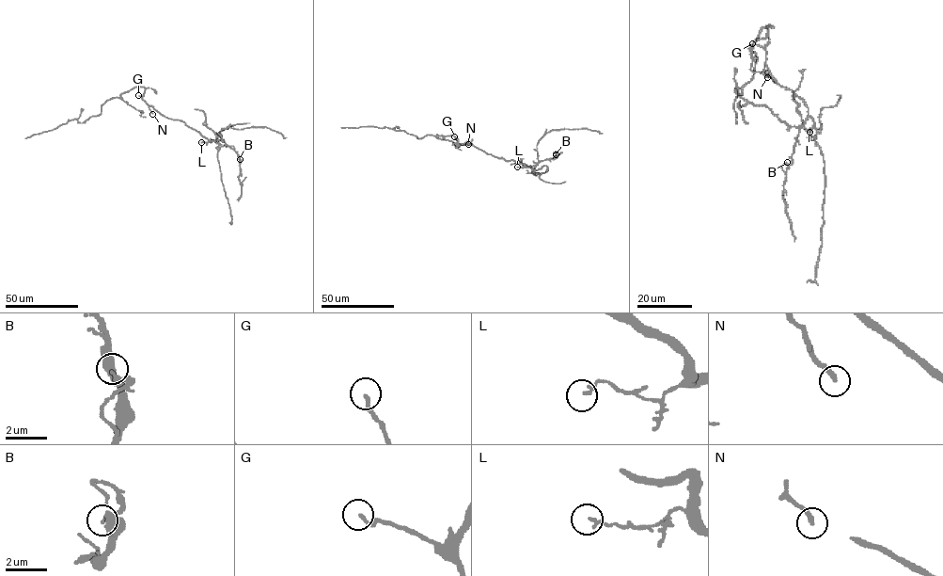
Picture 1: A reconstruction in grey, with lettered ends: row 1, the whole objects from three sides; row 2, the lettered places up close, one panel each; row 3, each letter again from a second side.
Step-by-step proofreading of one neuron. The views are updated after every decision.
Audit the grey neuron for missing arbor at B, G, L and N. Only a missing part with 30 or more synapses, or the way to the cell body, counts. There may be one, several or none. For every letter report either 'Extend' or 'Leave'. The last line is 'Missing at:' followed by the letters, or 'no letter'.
B: Leave
G: Leave
L: Leave
N: Extend
Missing at: N

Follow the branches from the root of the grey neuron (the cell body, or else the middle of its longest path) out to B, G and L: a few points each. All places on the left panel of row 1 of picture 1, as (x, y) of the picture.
B: (160, 113), (182, 120), (209, 141), (214, 141), (219, 135), (238, 154), (240, 164), (240, 159)
G: (160, 113), (138, 95)
L: (160, 113), (182, 120), (209, 140), (201, 142)

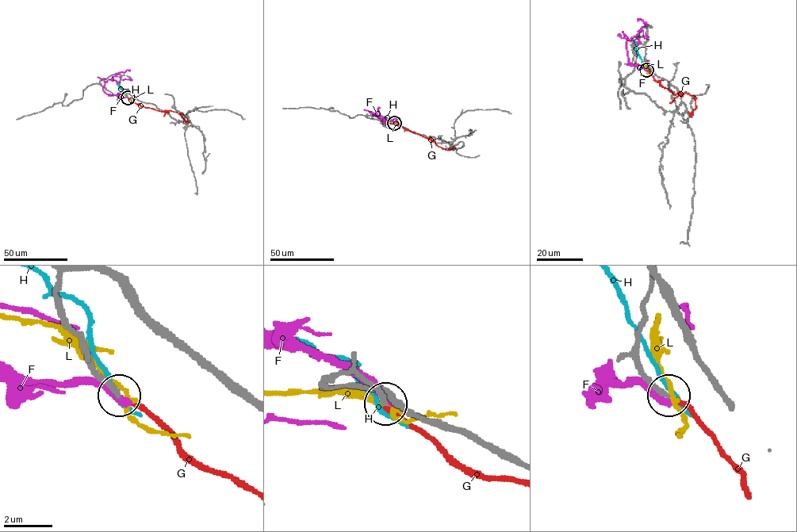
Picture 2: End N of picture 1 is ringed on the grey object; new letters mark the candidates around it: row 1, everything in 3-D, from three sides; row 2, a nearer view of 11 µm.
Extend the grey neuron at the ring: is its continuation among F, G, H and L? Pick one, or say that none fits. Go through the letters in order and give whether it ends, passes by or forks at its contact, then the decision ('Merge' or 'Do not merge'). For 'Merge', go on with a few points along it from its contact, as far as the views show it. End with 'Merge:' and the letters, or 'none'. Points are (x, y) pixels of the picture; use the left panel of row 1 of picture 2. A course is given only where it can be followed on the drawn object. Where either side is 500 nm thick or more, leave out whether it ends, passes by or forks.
F: It ends there. Do not merge
G: It ends there. Merge. Its course: (128, 97), (146, 108), (177, 112), (188, 120)
H: It passes by. Do not merge
L: It passes by. Do not merge
Merge: G

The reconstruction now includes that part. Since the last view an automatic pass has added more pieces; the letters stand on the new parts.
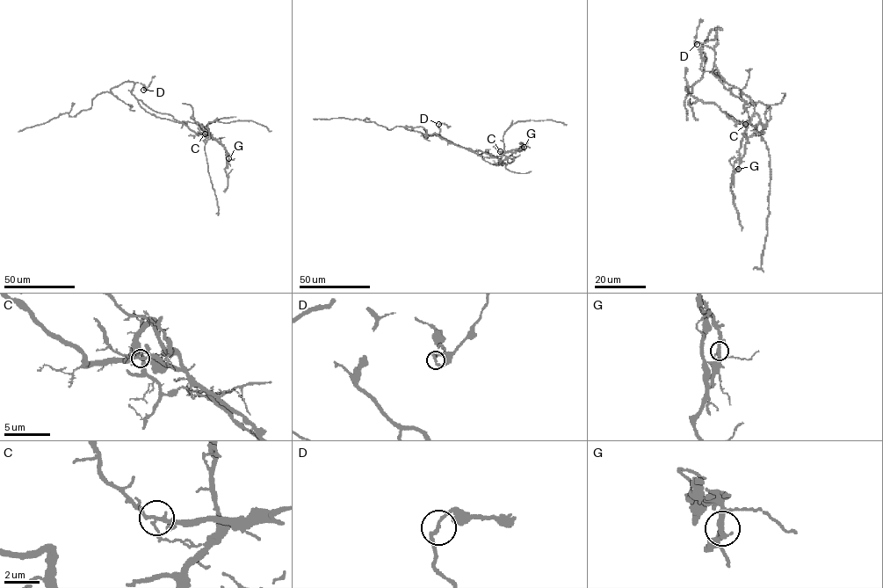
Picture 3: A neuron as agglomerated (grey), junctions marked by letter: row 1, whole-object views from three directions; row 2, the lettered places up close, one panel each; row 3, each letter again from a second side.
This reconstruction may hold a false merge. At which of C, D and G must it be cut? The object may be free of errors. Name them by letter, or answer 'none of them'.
C

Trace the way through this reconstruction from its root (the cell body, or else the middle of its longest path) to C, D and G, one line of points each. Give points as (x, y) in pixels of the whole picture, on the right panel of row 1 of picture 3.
C: (720, 76), (729, 85), (741, 90), (750, 123), (757, 125), (760, 117), (756, 114), (745, 124)
D: (720, 76), (714, 64), (717, 31), (712, 39), (696, 44)
G: (720, 76), (741, 90), (750, 123), (760, 123), (763, 127), (761, 134), (749, 137), (738, 169)

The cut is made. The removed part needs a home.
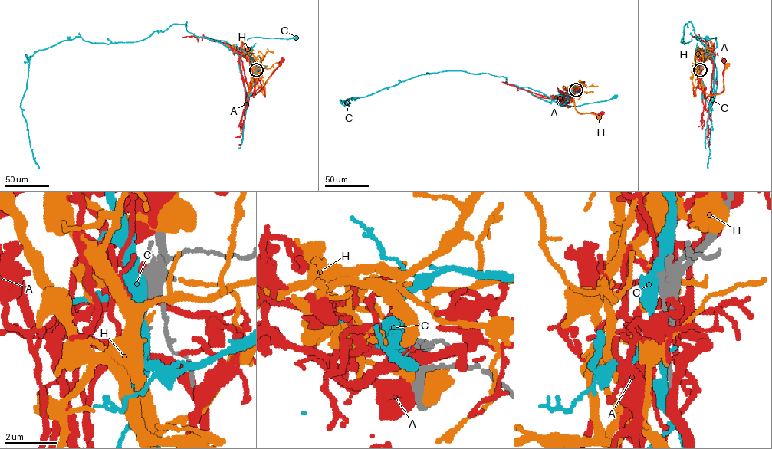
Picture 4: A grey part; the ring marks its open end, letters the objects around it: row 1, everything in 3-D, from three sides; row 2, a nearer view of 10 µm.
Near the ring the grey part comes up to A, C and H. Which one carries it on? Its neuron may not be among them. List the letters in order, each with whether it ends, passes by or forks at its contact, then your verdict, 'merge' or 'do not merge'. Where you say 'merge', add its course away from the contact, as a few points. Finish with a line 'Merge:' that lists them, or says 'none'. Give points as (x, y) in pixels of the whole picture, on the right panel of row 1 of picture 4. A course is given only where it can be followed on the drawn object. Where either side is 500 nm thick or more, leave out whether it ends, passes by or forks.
A: it ends there; do not merge
C: it forks there; do not merge
H: it ends there; do not merge
Merge: none

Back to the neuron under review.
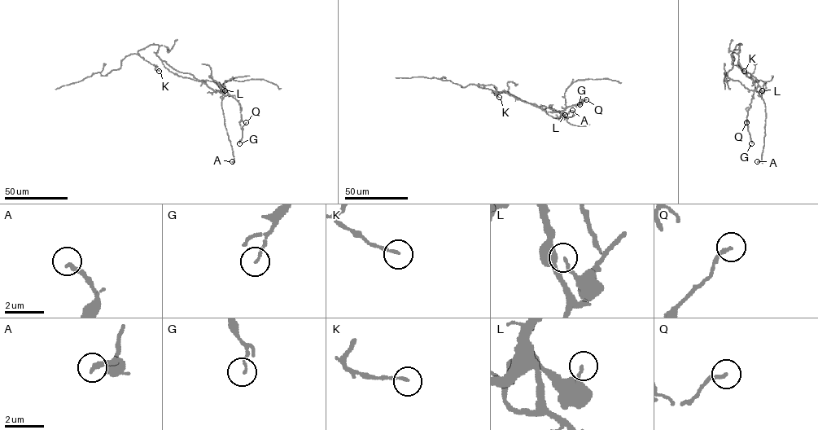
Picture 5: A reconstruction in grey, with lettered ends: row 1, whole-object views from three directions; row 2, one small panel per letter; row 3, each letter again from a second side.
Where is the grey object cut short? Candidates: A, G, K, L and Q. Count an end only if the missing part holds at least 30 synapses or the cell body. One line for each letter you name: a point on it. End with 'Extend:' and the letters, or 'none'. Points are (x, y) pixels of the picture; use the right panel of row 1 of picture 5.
Extend: none

